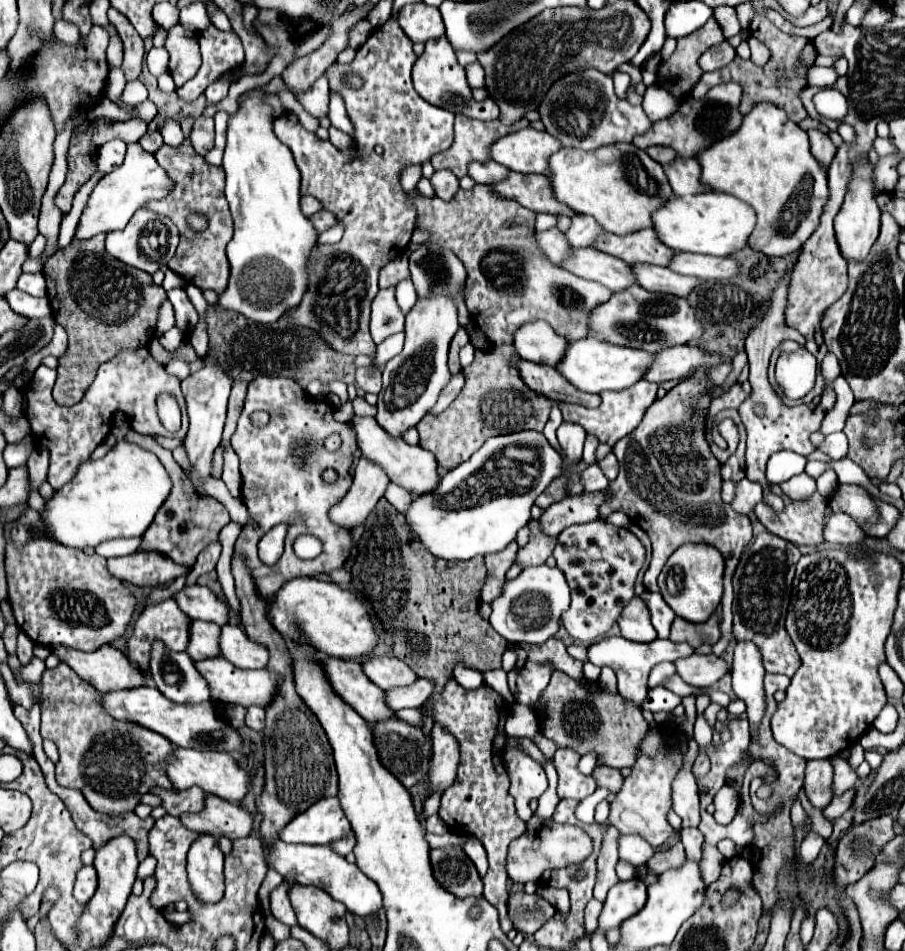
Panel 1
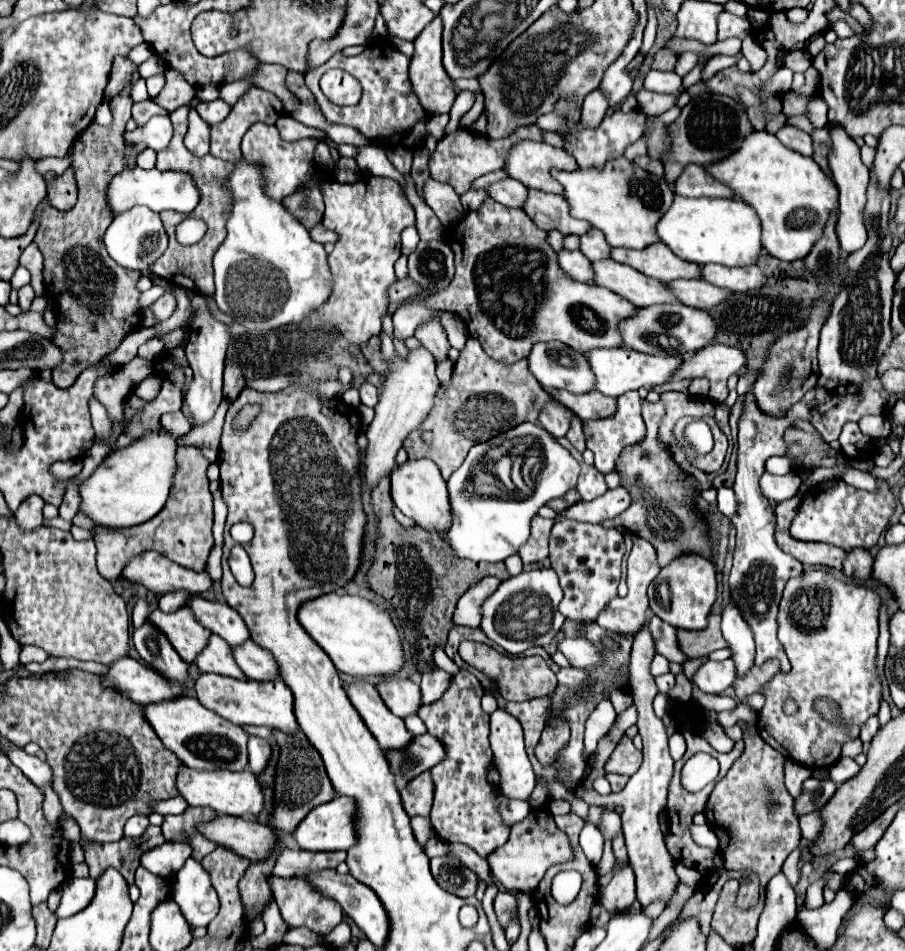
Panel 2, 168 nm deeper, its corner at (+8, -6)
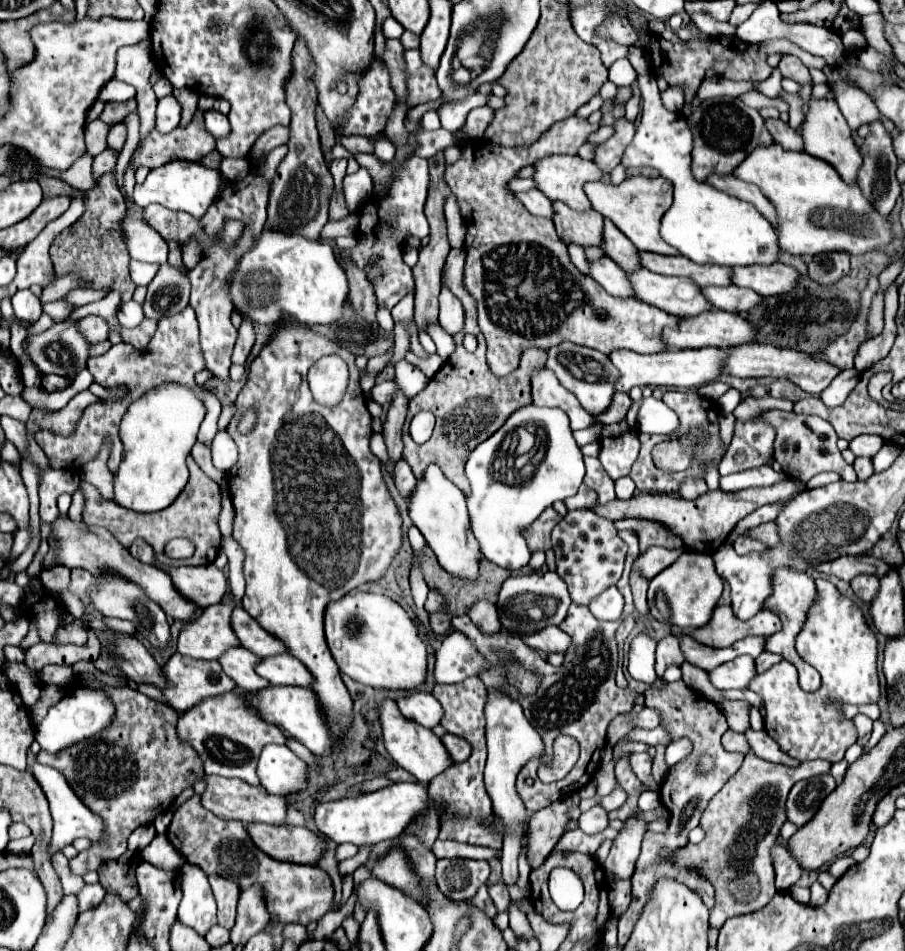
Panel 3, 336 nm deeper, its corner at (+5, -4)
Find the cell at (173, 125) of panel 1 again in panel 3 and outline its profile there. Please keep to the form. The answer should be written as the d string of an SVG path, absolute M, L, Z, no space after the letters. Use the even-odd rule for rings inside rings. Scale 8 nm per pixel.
M173 94L161 98L157 104L157 130L167 134L179 126L179 120L181 120L181 106L177 98Z

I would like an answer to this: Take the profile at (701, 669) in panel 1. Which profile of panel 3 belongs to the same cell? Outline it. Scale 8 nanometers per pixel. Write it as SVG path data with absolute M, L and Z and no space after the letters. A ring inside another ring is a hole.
M739 656L731 662L725 662L709 672L709 680L719 690L731 690L749 688L749 682L757 676L755 660L751 656Z

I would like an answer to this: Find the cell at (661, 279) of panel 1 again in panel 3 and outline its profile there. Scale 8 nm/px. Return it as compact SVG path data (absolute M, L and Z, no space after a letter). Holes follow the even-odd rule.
M733 284L709 286L709 288L703 288L703 294L715 308L725 310L725 312L749 312L765 300L761 294L755 294L749 288L739 288Z

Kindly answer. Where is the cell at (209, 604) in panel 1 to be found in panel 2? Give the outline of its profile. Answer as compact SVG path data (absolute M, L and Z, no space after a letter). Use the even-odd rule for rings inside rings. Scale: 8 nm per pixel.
M192 596L186 606L192 610L194 618L204 628L222 636L230 646L240 644L242 640L248 640L250 634L248 634L248 628L244 624L244 620L228 604L220 604L220 602L214 602L214 600L204 600L200 596Z

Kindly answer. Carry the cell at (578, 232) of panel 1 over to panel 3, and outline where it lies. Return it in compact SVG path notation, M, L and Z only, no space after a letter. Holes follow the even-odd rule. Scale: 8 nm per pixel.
M605 218L605 254L609 258L613 258L619 266L623 266L625 272L635 272L641 268L641 258L639 258L639 250L629 242L629 238L625 234L621 234L621 230L617 230L617 226L613 226L613 222L609 218Z

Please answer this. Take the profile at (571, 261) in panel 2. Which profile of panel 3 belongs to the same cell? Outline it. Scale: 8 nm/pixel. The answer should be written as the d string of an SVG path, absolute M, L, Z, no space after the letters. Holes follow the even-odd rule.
M603 256L597 262L591 262L591 272L589 274L595 282L599 282L613 296L619 296L619 298L635 296L633 286L627 278L627 272L607 256Z

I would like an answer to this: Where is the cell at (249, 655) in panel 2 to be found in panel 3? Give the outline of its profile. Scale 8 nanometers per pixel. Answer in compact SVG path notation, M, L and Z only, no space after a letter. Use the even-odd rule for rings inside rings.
M287 652L273 658L263 658L257 664L257 674L277 686L279 684L281 686L311 686L313 684L313 674L305 668L305 664Z

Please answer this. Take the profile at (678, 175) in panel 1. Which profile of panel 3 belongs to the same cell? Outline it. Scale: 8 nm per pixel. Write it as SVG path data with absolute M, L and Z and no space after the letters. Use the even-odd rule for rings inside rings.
M711 174L707 178L707 182L711 186L715 186L717 190L723 190L727 192L729 196L735 196L739 200L745 200L745 202L751 202L769 222L773 228L777 228L777 212L775 212L775 206L773 202L769 202L769 198L765 198L761 194L761 190L749 182L743 182L739 178L735 178L733 174L731 176L719 176L719 174Z

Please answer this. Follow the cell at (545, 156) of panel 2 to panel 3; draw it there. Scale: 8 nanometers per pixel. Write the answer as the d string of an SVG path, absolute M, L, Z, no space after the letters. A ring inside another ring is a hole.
M549 156L541 162L535 162L535 182L545 196L553 202L561 200L573 210L587 212L591 202L583 192L585 182L601 180L607 174L589 160L579 156Z

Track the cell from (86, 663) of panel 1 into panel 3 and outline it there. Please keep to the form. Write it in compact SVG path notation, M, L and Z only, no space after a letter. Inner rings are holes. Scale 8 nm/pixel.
M173 654L169 658L169 662L163 666L165 676L169 678L169 688L163 690L167 702L177 710L177 712L185 712L191 706L197 706L201 700L211 698L211 696L219 696L225 692L231 692L237 688L237 684L233 684L233 680L223 672L223 668L219 666L219 662L211 662L211 660L195 660L183 654Z

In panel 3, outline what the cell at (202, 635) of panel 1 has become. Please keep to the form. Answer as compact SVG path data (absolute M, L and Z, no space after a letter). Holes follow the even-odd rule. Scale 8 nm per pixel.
M233 648L219 658L219 664L223 666L225 674L237 682L241 690L259 692L265 686L269 686L269 682L255 672L255 666L259 664L259 660L261 658L251 654L247 648Z

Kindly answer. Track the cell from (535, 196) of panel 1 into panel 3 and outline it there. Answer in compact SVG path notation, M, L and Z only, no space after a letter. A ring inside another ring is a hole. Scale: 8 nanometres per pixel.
M553 202L553 222L563 244L601 246L603 248L603 216L597 212L573 212L563 202Z

